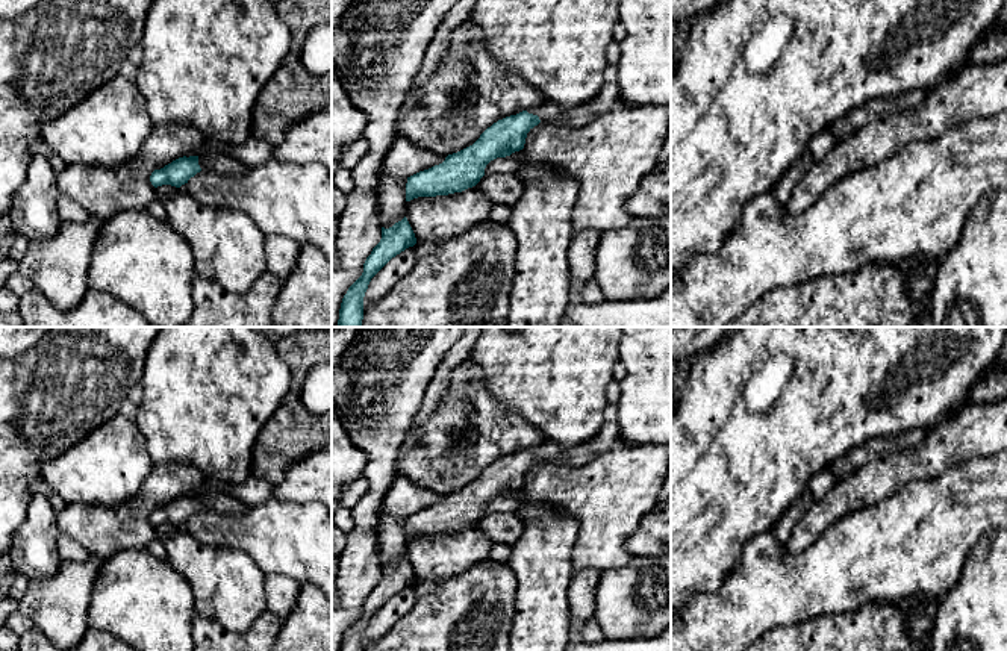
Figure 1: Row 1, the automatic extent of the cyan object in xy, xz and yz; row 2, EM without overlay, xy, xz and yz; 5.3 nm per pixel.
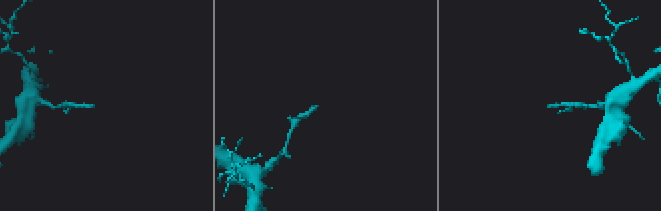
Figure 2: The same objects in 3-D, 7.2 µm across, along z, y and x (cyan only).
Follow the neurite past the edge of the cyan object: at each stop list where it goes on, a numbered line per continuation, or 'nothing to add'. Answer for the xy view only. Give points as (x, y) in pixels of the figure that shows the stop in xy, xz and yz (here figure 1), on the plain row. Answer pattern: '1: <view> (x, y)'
1: xy (223, 503)

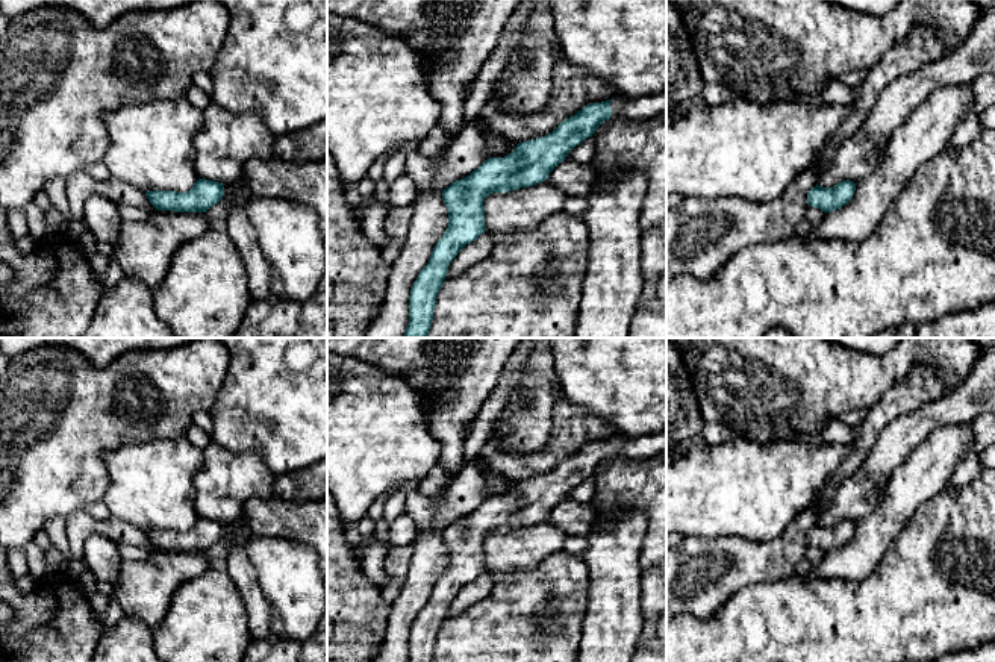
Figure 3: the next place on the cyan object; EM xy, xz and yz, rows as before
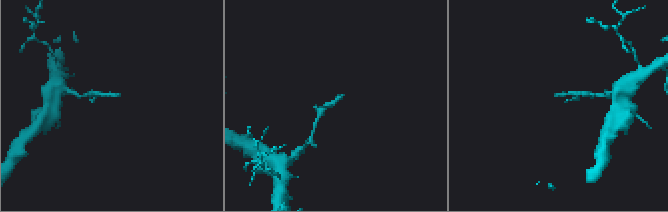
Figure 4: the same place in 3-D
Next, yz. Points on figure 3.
nothing to add

